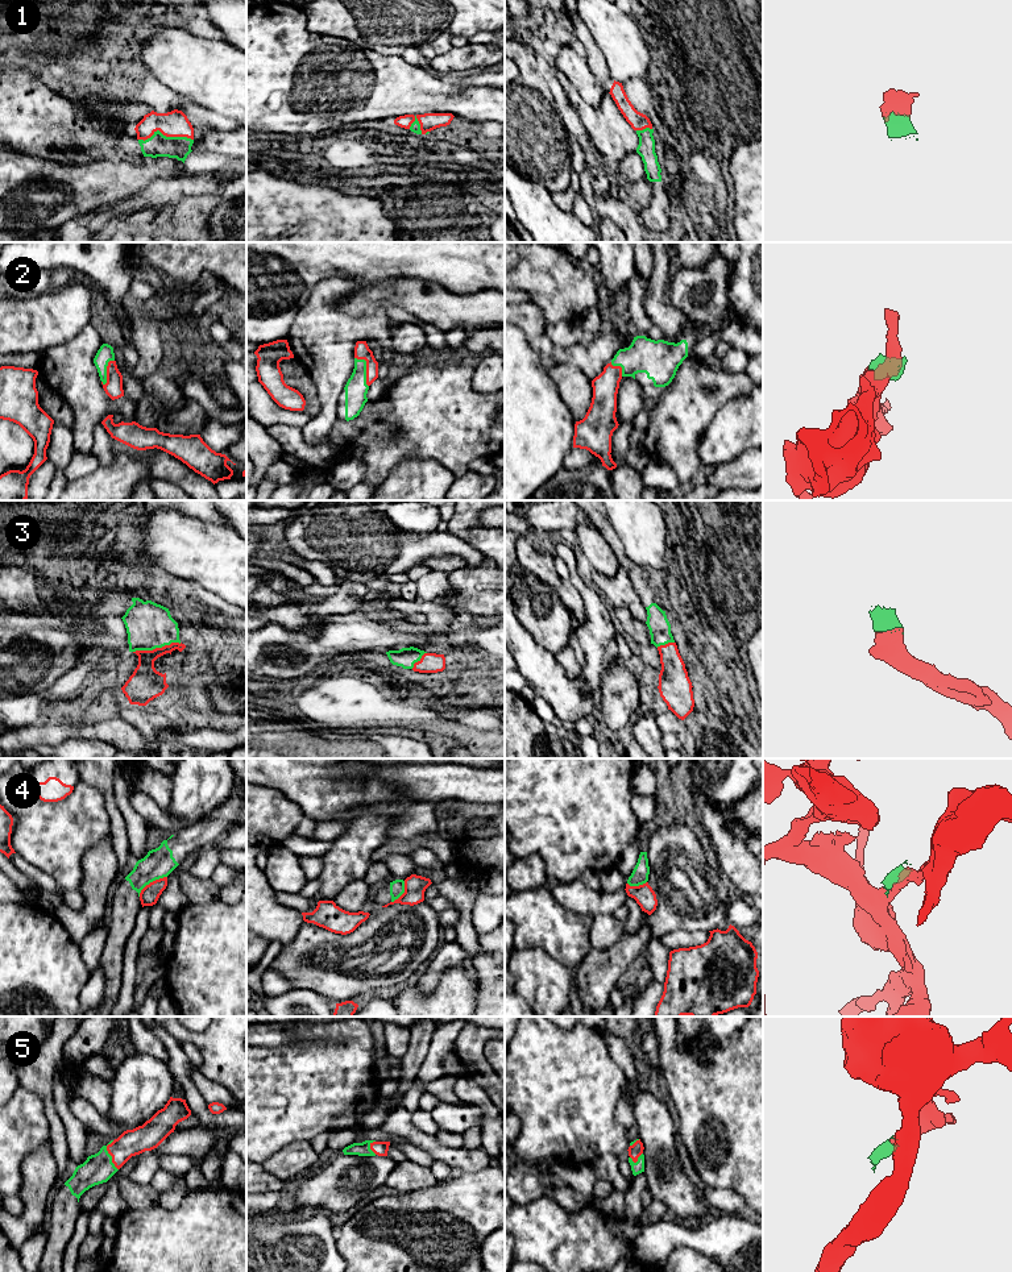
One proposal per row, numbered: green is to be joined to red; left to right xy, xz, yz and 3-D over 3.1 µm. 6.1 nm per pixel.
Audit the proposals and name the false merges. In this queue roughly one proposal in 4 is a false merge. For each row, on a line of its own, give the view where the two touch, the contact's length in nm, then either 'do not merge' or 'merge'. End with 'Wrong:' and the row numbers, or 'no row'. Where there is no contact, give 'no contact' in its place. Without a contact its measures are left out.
1: meets red in xy; contact 340 nm long; merge
2: meets red in xz; contact 200 nm long; merge
3: meets red in xy; contact 300 nm long; merge
4: meets red in xy; contact 220 nm long; do not merge
5: meets red in xy; contact 190 nm long; merge
Wrong: 4

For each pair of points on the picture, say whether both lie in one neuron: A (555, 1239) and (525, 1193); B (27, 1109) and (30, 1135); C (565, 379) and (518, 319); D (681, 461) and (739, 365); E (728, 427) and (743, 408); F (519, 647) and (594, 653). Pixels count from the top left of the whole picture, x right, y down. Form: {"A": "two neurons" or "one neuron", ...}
{"A": "two neurons", "B": "one neuron", "C": "two neurons", "D": "two neurons", "E": "one neuron", "F": "two neurons"}

